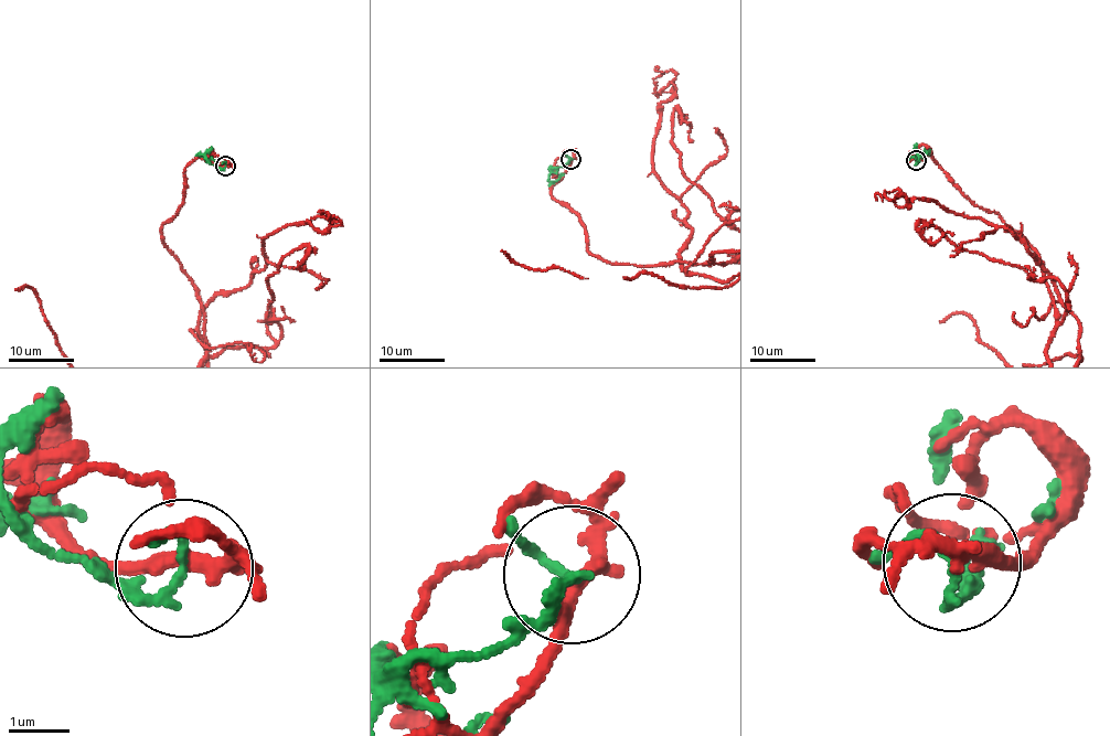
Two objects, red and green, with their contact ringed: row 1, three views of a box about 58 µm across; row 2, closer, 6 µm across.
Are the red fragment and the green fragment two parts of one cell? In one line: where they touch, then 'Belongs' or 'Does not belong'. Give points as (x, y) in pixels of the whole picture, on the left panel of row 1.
Place: (225, 166). Does not belong

